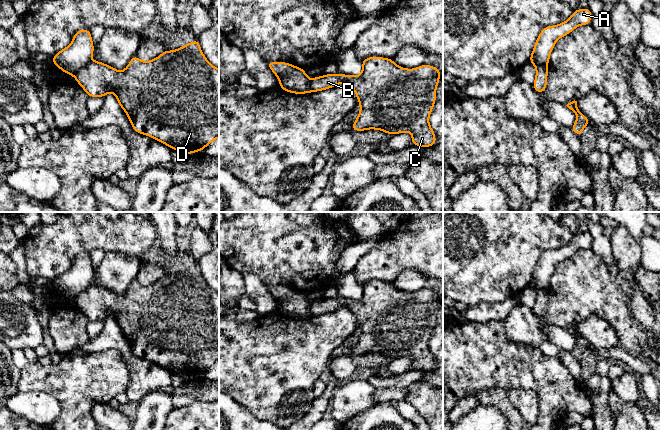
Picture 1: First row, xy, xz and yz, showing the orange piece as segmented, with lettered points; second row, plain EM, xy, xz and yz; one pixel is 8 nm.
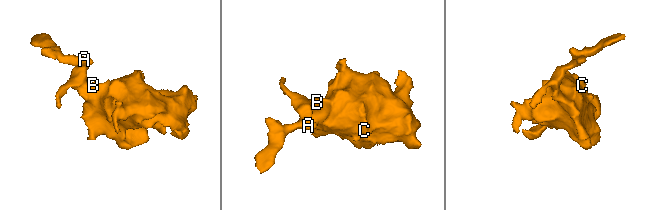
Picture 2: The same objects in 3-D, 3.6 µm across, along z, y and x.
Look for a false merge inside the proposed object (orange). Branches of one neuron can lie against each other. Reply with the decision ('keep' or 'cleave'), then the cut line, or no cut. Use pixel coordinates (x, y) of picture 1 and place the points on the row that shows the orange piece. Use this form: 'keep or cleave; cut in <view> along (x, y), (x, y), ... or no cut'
cleave; cut in xy along (91, 61), (82, 66), (73, 75)

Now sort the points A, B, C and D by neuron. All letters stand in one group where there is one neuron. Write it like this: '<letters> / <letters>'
A / B C D

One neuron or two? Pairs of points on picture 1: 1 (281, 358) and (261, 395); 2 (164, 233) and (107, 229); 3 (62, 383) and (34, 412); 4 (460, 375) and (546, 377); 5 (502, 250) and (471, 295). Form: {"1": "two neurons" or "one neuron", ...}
{"1": "one neuron", "2": "two neurons", "3": "two neurons", "4": "one neuron", "5": "one neuron"}

